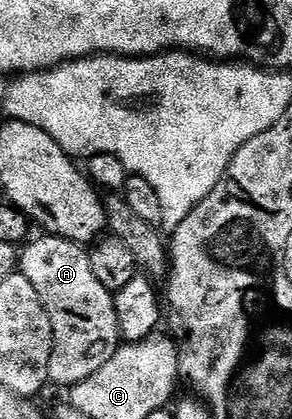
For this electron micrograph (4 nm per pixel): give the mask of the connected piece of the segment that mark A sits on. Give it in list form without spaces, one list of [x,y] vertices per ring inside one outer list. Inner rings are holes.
[[[49,234],[33,240],[21,249],[20,271],[40,294],[40,302],[44,302],[52,322],[54,345],[48,362],[49,383],[70,390],[96,374],[120,347],[114,297],[100,286],[92,271],[89,251],[83,245]]]

